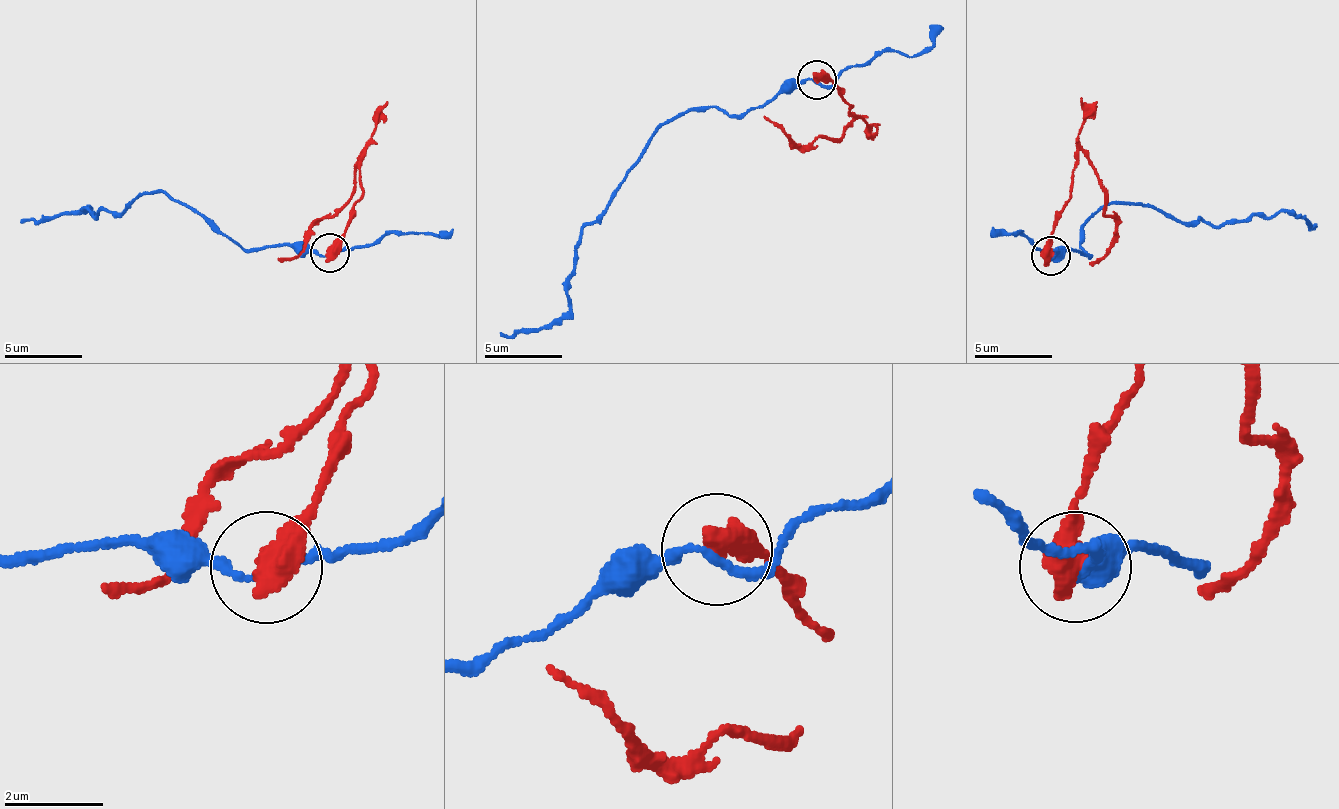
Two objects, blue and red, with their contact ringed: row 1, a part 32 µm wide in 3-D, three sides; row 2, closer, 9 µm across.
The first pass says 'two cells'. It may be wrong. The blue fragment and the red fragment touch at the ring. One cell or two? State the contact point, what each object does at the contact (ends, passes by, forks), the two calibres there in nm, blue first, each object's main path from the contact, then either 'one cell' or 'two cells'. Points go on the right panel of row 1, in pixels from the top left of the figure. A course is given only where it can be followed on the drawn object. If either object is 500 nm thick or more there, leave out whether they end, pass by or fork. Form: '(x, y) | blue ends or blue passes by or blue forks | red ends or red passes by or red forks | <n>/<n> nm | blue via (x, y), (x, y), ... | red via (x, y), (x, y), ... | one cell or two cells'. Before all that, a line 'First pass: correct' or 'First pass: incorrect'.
First pass: correct
(1050, 256) | 150/650 nm | blue via (1051, 255), (1072, 251), (1090, 258), (1080, 230), (1113, 202), (1149, 204), (1213, 227), (1284, 212), (1310, 229) | red via (1051, 255), (1081, 151), (1106, 216), (1114, 217), (1114, 237), (1088, 263) | two cells

